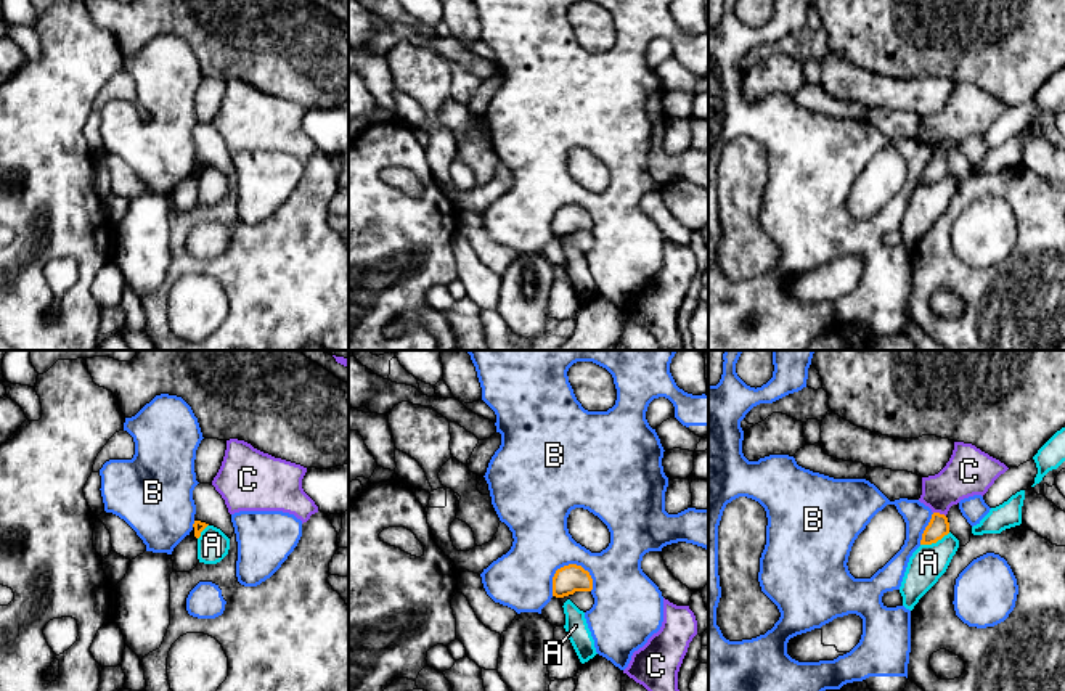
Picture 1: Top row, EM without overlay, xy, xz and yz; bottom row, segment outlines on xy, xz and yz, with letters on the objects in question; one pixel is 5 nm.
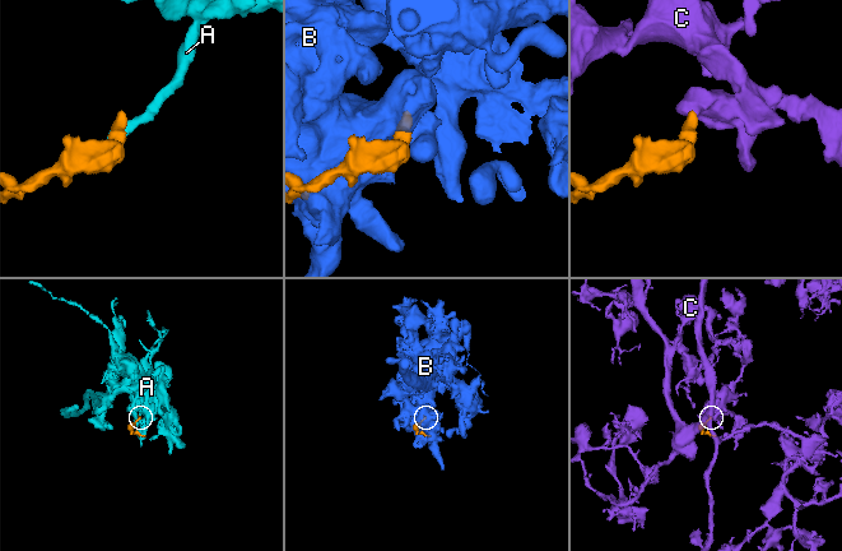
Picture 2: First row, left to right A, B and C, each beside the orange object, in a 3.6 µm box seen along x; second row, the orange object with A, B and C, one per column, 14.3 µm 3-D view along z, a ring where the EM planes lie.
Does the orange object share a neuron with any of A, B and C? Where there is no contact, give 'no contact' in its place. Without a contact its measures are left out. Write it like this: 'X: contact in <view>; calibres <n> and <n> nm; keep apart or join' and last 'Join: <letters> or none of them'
A: contact in yz; calibres 110 and 180 nm; keep apart
B: contact in xz; calibres 140 and 300 nm; keep apart
C: contact in yz; calibres 110 and 240 nm; join
Join: C

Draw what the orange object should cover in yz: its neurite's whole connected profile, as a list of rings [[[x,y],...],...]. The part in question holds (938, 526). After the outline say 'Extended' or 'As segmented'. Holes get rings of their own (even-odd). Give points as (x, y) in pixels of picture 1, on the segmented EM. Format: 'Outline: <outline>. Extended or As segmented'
Outline: [[[954,442],[946,466],[935,476],[922,477],[920,503],[932,509],[932,519],[920,545],[932,545],[949,534],[948,511],[961,500],[985,495],[1009,468],[972,444]]]. Extended

